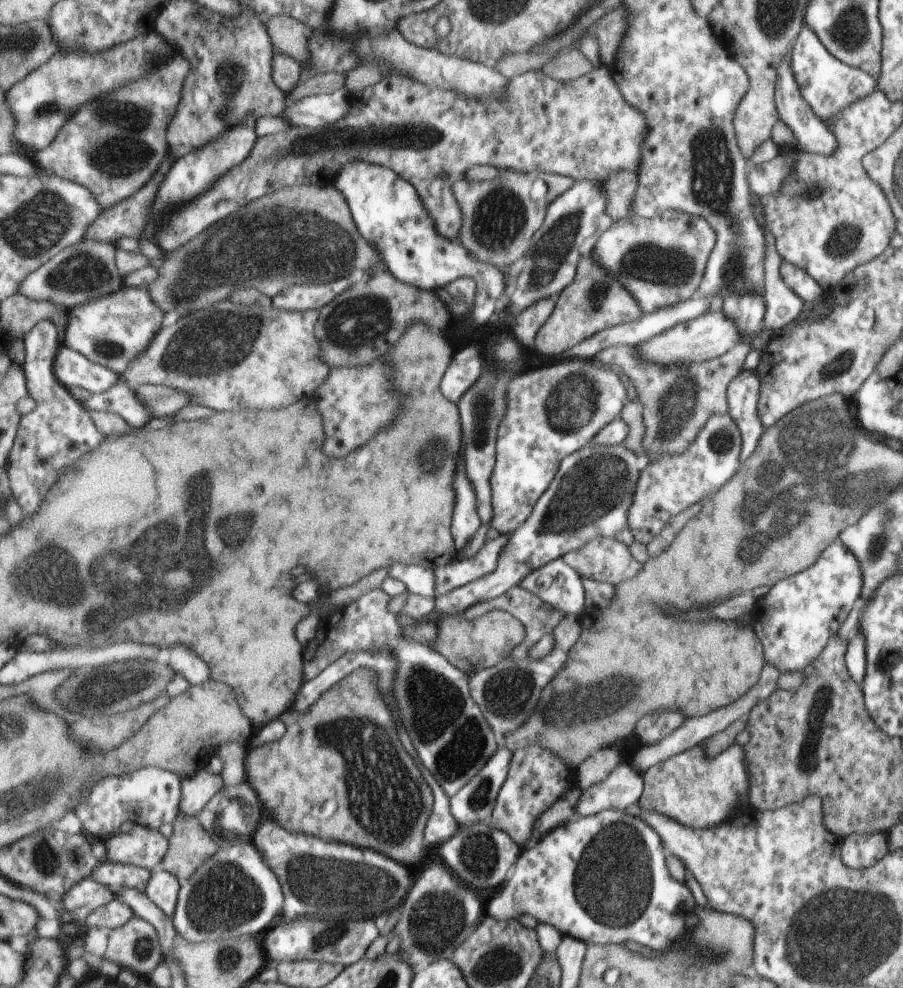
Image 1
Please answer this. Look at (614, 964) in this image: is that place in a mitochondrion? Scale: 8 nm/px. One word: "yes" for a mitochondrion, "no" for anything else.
no

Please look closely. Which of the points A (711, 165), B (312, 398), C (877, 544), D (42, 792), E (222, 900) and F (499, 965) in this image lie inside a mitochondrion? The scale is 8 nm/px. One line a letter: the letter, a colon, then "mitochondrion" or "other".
A: mitochondrion
B: other
C: mitochondrion
D: mitochondrion
E: mitochondrion
F: mitochondrion

